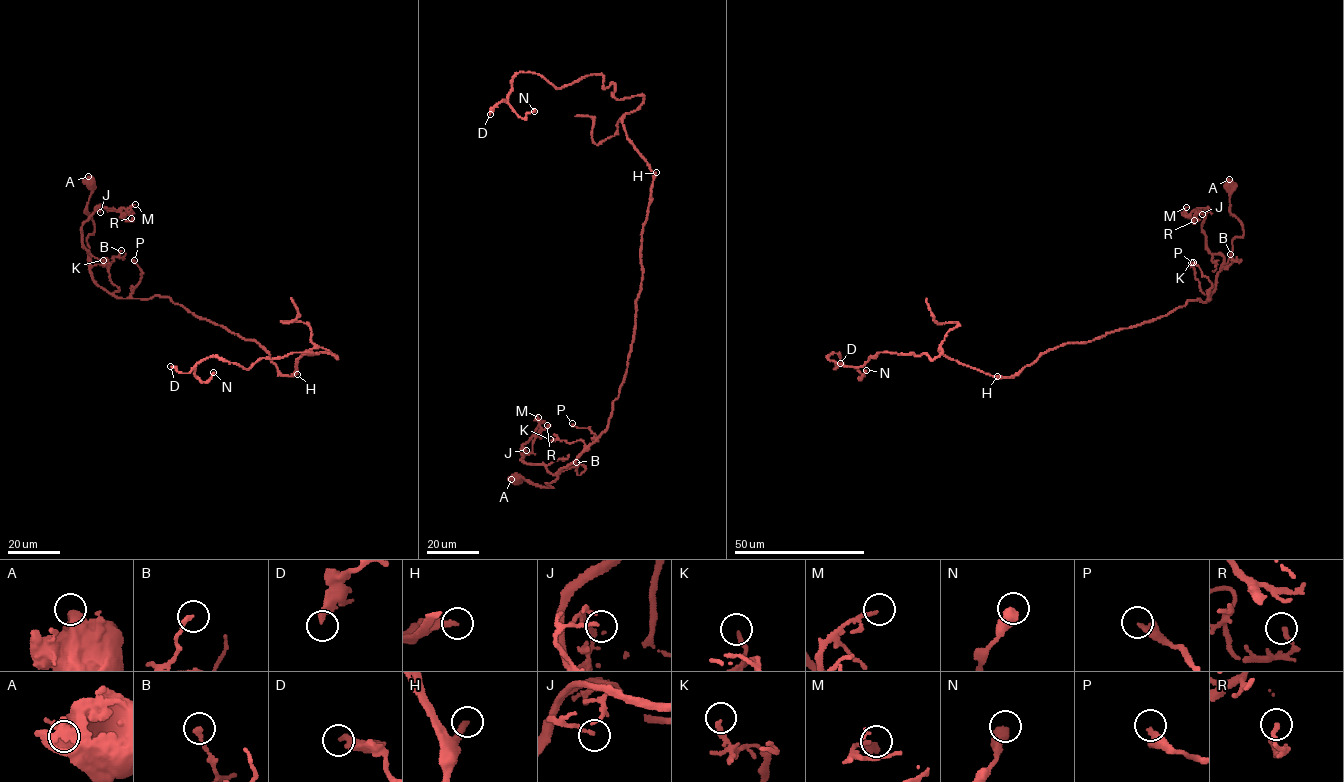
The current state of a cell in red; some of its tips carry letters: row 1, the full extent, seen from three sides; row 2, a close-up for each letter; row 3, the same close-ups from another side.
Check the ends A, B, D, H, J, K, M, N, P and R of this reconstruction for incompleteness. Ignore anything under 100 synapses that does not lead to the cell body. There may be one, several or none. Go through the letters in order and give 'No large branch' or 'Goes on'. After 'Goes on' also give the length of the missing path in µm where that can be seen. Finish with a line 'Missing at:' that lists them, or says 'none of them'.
A: No large branch
B: No large branch
D: No large branch
H: No large branch
J: No large branch
K: No large branch
M: No large branch
N: No large branch
P: No large branch
R: No large branch
Missing at: none of them

